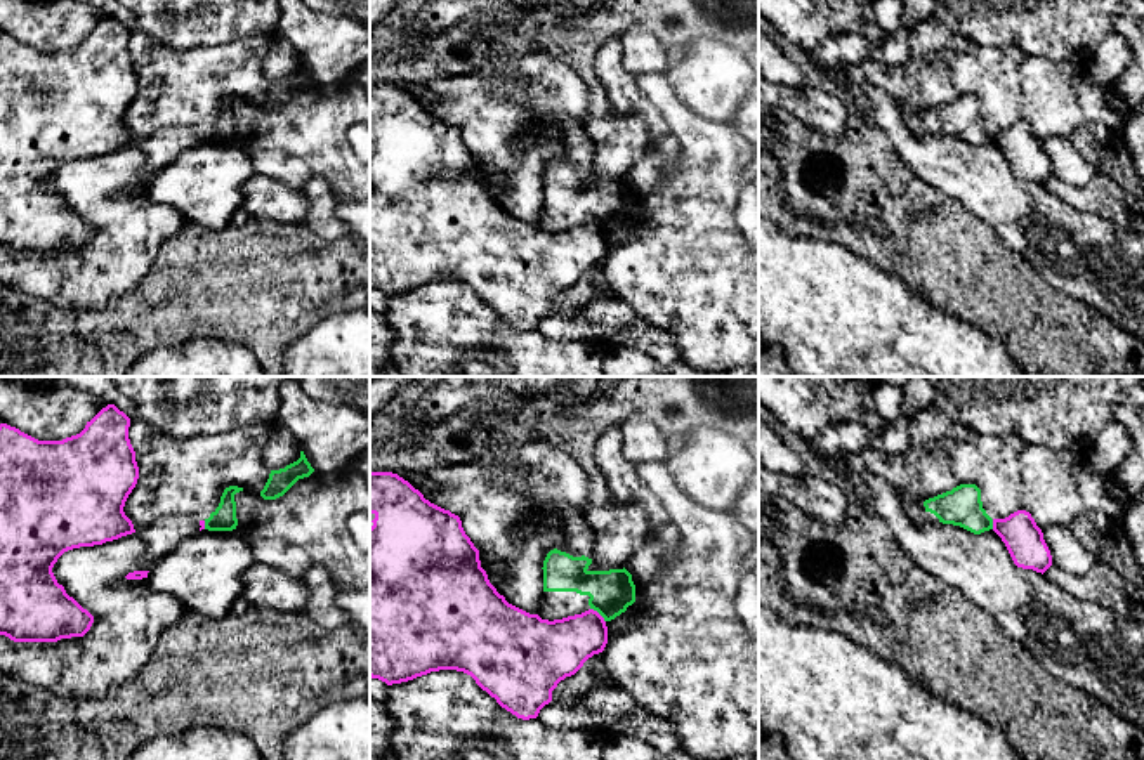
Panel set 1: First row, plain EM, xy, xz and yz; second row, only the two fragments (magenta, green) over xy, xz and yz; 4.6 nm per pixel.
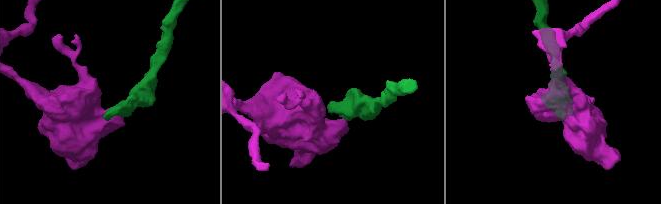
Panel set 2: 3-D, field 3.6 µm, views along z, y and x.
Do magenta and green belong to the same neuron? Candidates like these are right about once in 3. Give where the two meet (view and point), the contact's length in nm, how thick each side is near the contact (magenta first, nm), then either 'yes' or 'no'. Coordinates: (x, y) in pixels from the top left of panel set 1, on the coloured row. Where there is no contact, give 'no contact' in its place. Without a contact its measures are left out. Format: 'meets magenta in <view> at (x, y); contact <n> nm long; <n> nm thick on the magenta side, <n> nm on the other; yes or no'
meets magenta in xz at (599, 615); contact 100 nm long; 260 nm thick on the magenta side, 200 nm on the other; no

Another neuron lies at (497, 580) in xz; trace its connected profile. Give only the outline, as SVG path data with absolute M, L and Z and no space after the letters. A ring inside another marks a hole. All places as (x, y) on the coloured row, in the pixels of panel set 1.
M479 552L481 567L486 571L490 583L496 588L496 592L502 595L507 576L495 571L495 564L491 557L486 552Z

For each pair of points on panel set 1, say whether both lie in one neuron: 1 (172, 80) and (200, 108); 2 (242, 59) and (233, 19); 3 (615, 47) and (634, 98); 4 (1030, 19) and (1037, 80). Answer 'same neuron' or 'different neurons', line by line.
1: same neuron
2: different neurons
3: same neuron
4: different neurons

